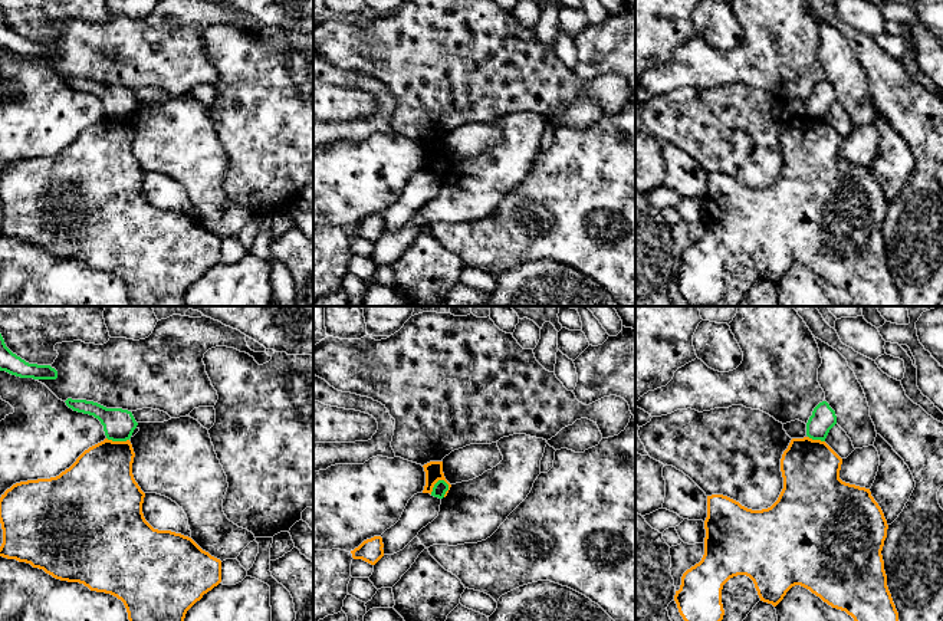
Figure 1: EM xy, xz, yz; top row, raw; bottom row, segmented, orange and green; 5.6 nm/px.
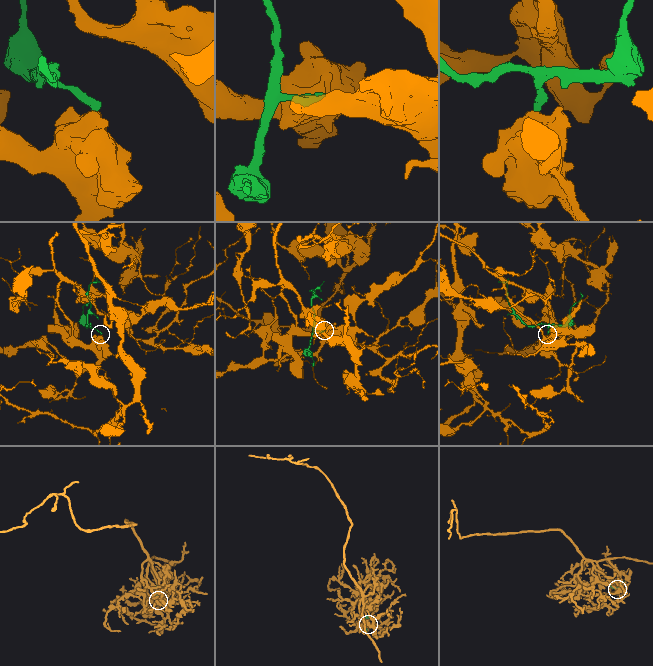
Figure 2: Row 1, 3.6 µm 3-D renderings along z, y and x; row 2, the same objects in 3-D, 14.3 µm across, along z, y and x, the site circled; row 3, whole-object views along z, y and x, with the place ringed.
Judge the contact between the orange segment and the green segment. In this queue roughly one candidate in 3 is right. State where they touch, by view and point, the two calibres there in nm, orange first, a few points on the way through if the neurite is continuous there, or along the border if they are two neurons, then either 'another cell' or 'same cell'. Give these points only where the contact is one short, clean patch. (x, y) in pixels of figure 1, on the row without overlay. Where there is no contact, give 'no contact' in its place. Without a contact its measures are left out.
contact xz (437, 158); calibres 100 and 80 nm; border xz (449, 163), (439, 158), (430, 171); another cell

